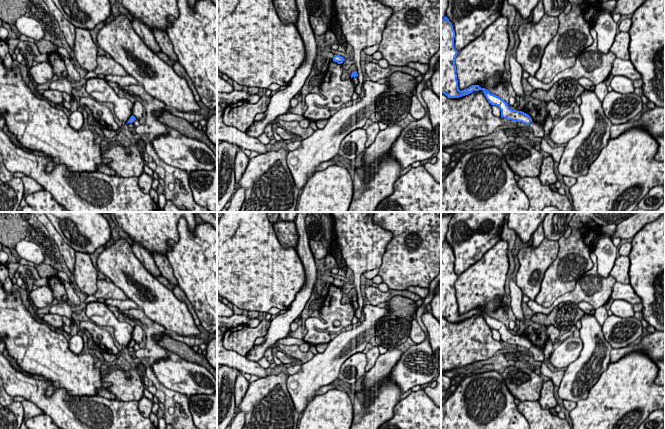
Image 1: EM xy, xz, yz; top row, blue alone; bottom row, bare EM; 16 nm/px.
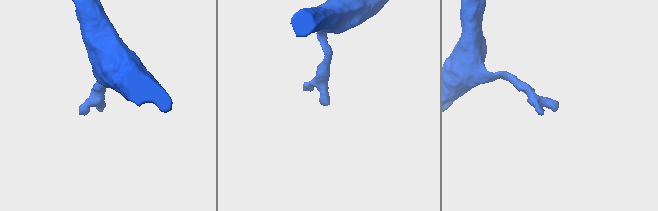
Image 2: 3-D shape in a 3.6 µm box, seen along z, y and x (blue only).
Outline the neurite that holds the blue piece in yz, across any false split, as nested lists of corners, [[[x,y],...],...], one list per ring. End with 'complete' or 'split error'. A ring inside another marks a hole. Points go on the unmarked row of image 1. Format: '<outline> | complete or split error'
[[[445,240],[441,244],[441,317],[448,322],[459,322],[473,315],[482,314],[488,326],[499,331],[501,341],[514,346],[522,346],[529,350],[532,343],[528,338],[510,333],[503,323],[490,317],[487,313],[481,312],[479,309],[472,309],[462,315],[459,314],[455,289],[458,275],[454,271],[454,262],[453,249]]] | complete

